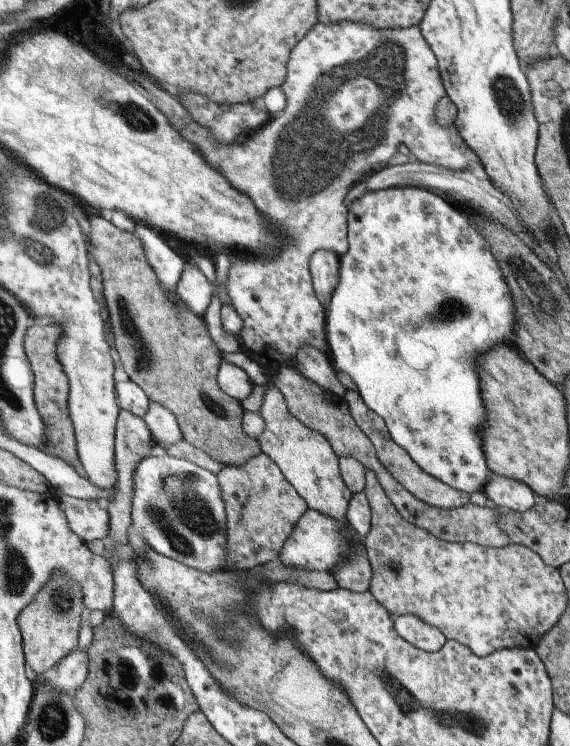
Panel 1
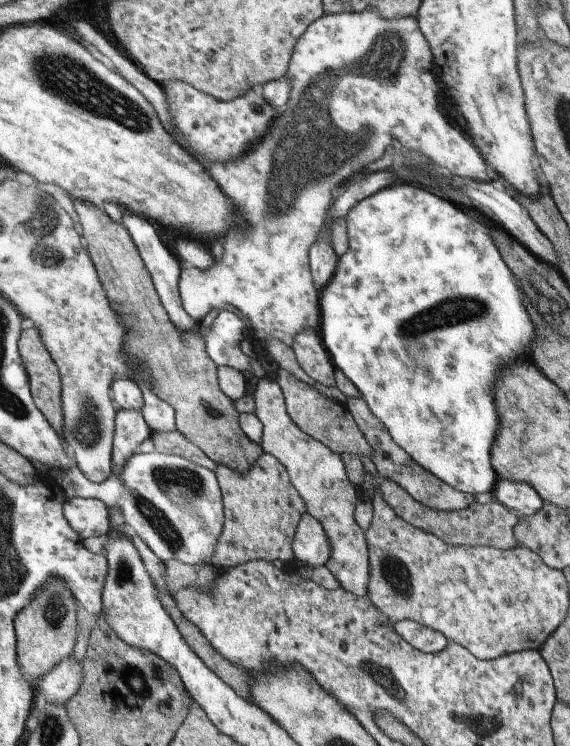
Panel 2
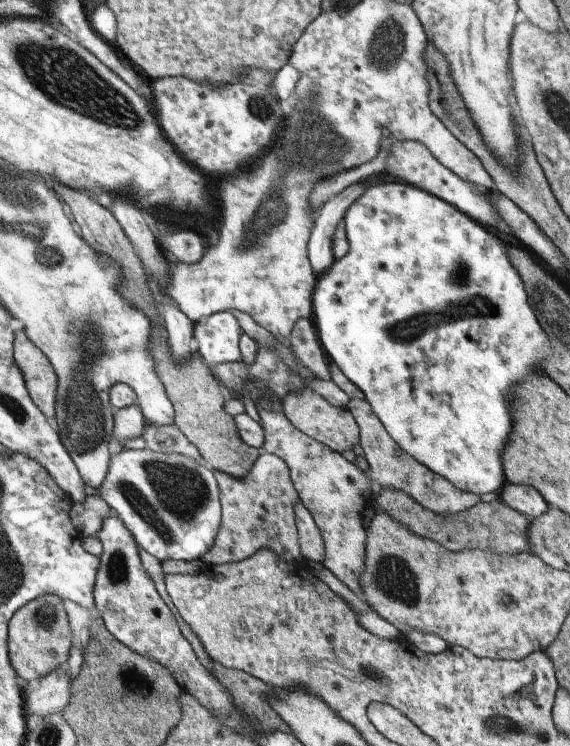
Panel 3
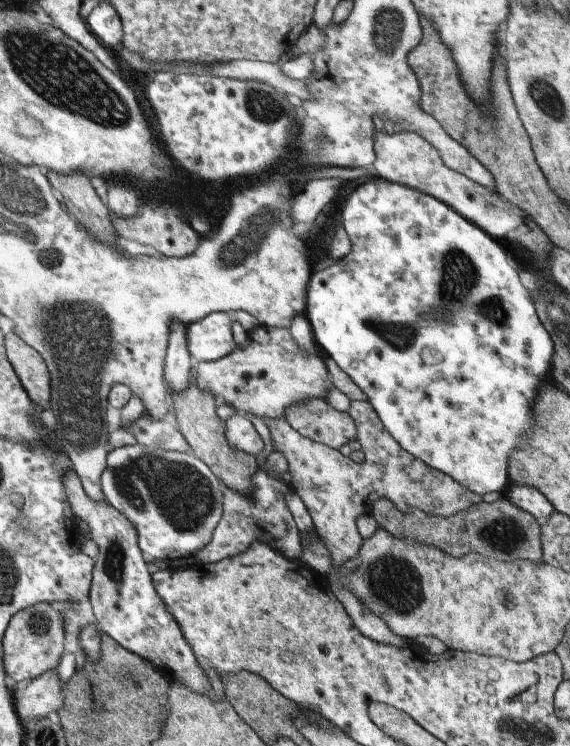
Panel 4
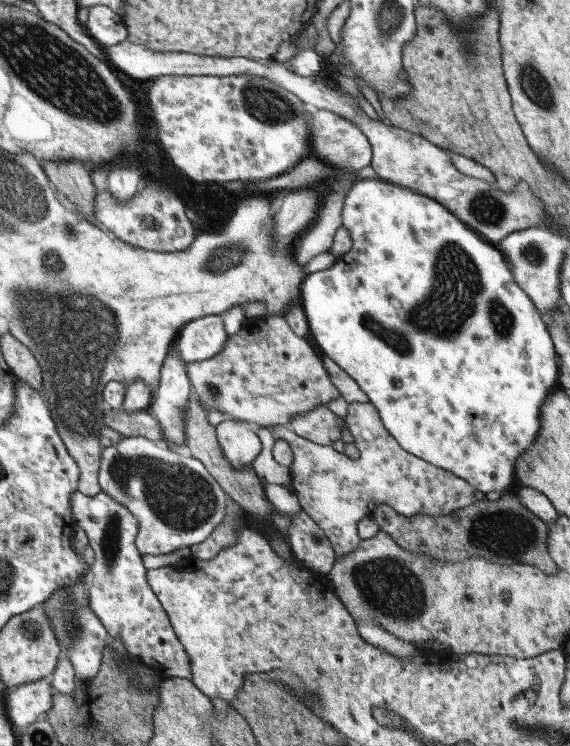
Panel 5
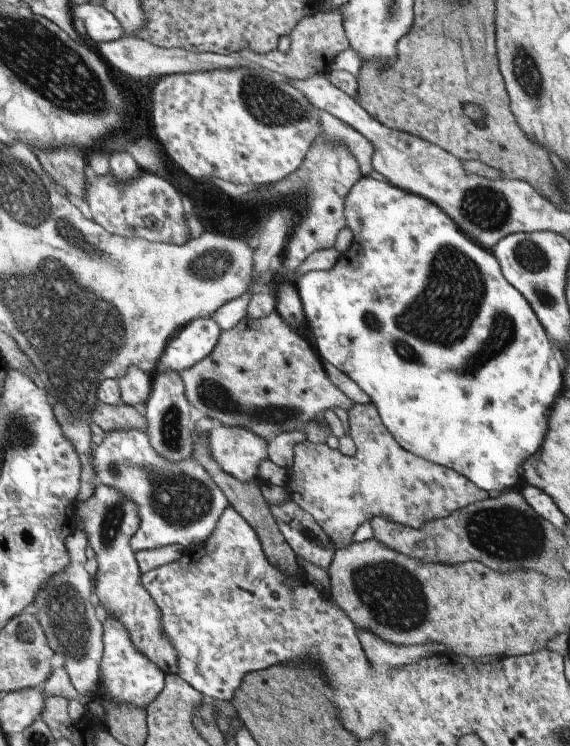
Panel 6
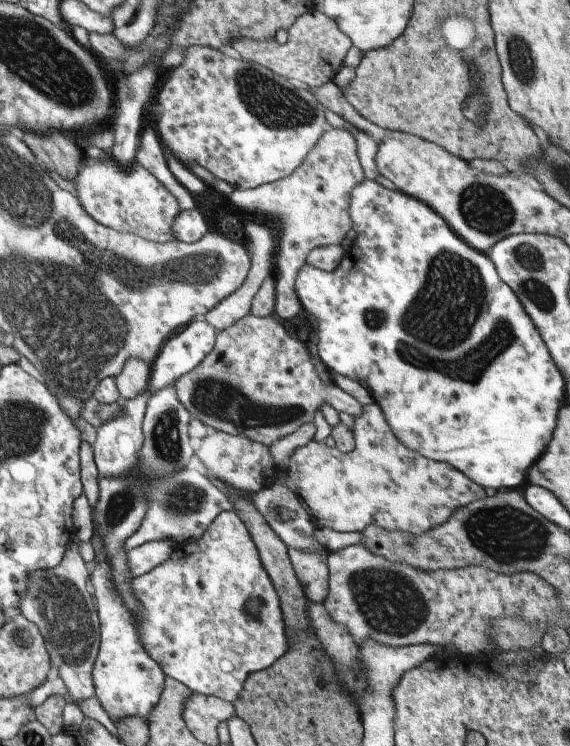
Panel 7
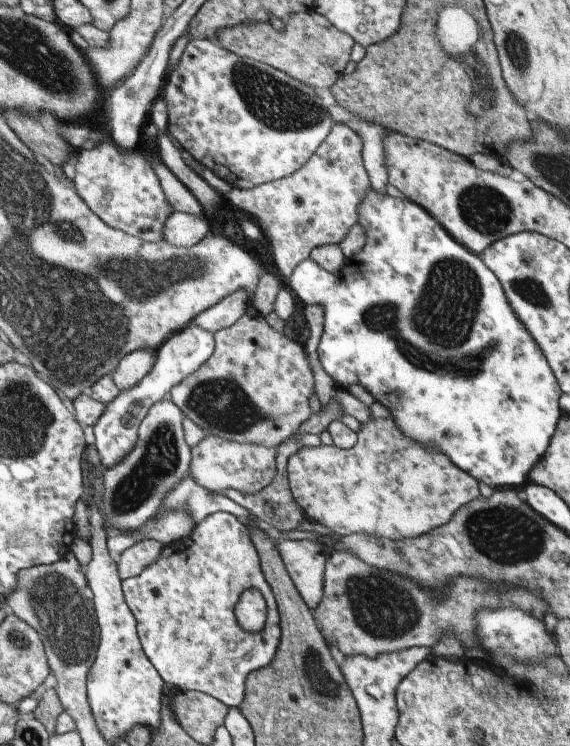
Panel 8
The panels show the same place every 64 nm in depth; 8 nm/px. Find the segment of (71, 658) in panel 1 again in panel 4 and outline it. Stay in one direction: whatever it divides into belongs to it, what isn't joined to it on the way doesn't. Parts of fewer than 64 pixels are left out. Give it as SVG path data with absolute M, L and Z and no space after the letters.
M53 668L13 689L13 710L21 726L25 726L31 718L55 714L61 708L61 694L65 685L59 680L57 670Z

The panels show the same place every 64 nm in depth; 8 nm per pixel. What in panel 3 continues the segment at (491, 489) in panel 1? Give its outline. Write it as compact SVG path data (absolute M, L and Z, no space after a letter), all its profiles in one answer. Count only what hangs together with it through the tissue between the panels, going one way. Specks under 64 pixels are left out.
M505 482L497 493L498 498L509 508L516 510L528 519L541 516L547 510L548 504L532 487L525 484L511 484Z

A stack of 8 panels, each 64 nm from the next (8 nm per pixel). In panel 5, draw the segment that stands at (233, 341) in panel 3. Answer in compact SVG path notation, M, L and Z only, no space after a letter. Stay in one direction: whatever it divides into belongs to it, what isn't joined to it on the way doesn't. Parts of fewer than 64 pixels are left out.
M205 315L192 320L182 326L176 332L172 341L173 352L188 365L191 362L209 360L219 350L223 350L223 344L227 340L221 315Z

